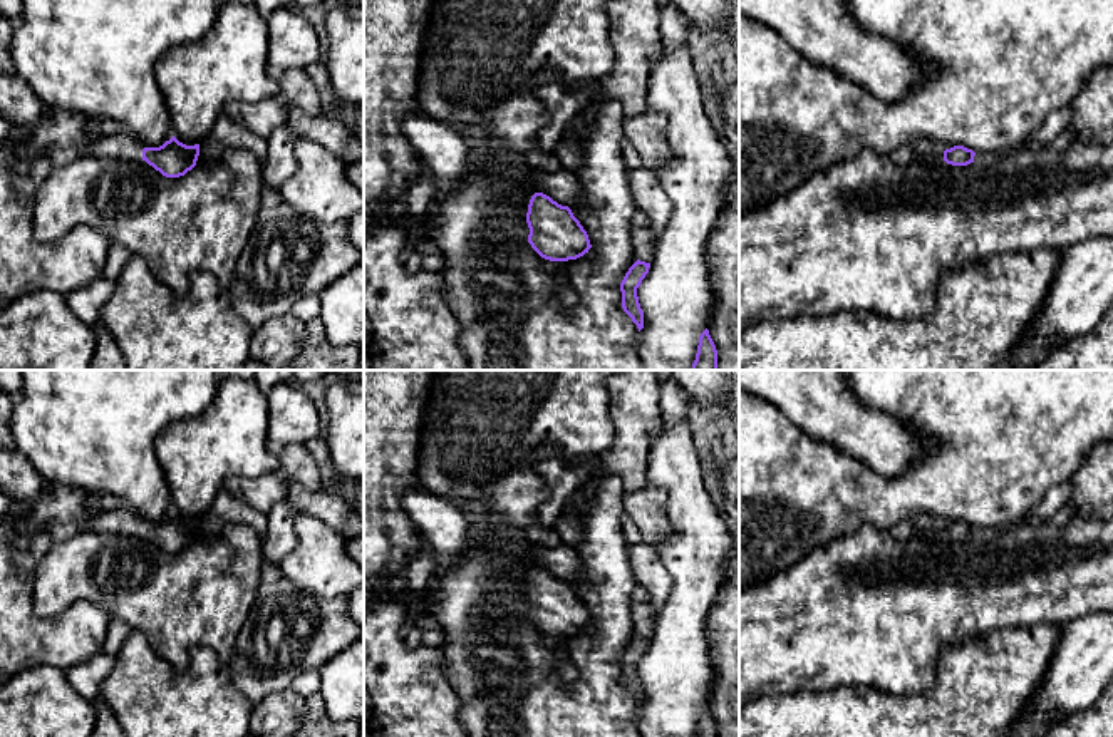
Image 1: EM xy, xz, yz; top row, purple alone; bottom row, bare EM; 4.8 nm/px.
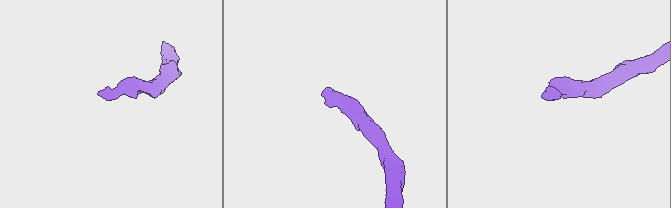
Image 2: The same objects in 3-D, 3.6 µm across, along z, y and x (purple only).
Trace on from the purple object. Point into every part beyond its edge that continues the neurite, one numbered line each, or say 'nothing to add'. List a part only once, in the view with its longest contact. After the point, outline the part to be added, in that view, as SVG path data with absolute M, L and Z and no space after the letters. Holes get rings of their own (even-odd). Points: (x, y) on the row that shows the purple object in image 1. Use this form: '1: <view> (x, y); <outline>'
1: xy (119, 146); M134 134L99 136L85 142L85 154L114 159L142 159L142 146Z

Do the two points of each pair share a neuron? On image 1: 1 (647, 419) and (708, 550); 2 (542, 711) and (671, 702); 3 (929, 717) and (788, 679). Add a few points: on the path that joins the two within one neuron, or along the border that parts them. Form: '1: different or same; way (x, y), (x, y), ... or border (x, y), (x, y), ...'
1: different; border (662, 421), (652, 434), (649, 466), (646, 469)
2: different; border (641, 707), (636, 719)
3: different; border (867, 685), (790, 694)

